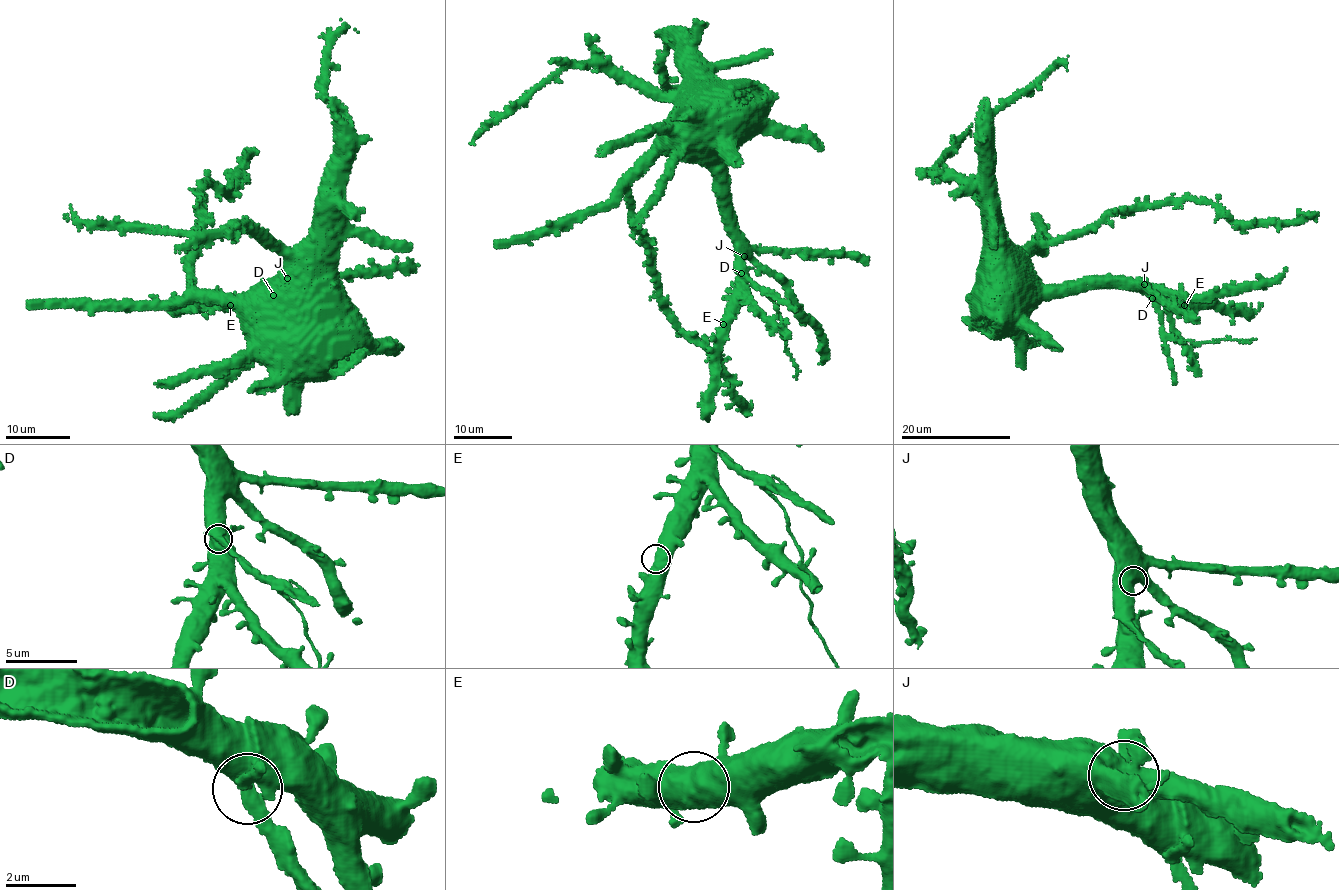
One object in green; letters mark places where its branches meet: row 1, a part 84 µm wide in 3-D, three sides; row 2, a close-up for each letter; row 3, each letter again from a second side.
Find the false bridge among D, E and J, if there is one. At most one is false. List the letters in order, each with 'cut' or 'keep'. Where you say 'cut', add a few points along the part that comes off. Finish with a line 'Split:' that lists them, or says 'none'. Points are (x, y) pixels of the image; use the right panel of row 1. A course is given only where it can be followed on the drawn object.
D: cut; foreign part runs (1152, 298), (1162, 316), (1162, 331), (1179, 341), (1195, 344), (1229, 338), (1245, 342), (1255, 338)
E: keep
J: keep
Split: D

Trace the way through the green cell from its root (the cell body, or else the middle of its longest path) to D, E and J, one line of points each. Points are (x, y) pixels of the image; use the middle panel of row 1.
D: (749, 91), (739, 83), (750, 93), (750, 108), (720, 156), (728, 187), (728, 223), (742, 273)
E: (749, 91), (739, 83), (750, 93), (750, 108), (720, 156), (740, 283), (723, 324)
J: (749, 91), (739, 83), (750, 93), (750, 108), (720, 156), (728, 187), (728, 223), (736, 249), (744, 256)

